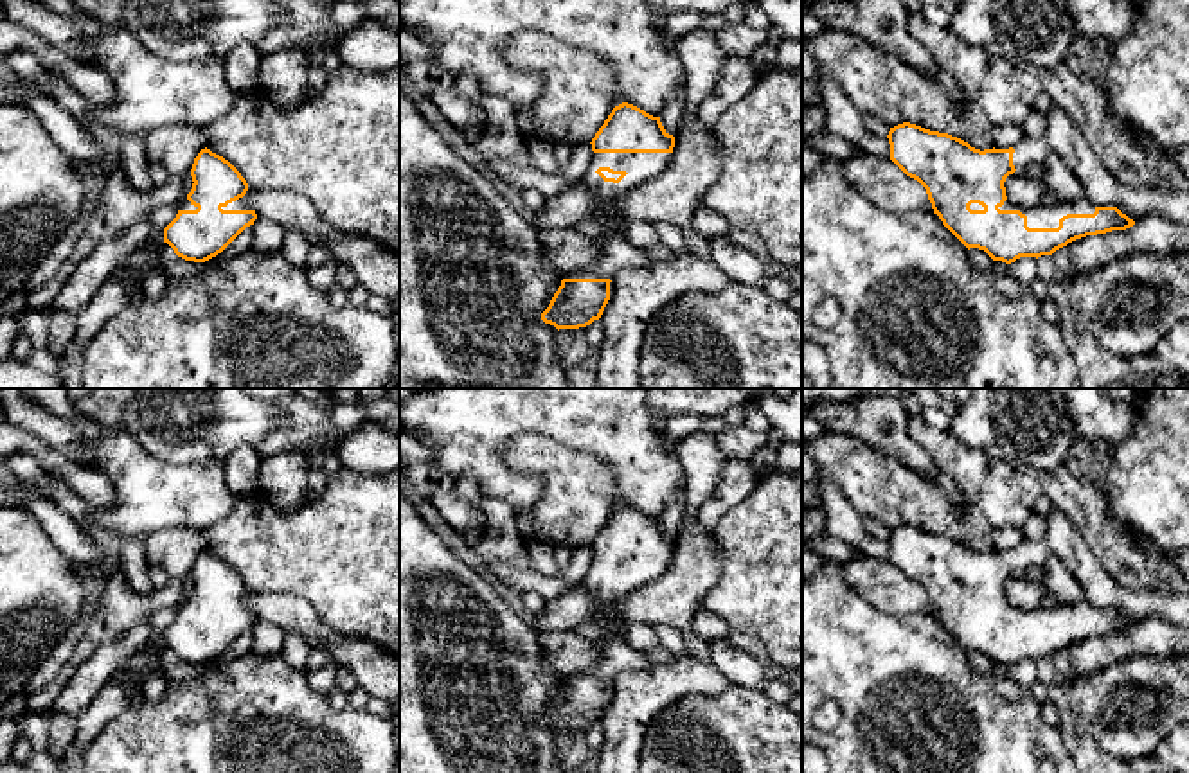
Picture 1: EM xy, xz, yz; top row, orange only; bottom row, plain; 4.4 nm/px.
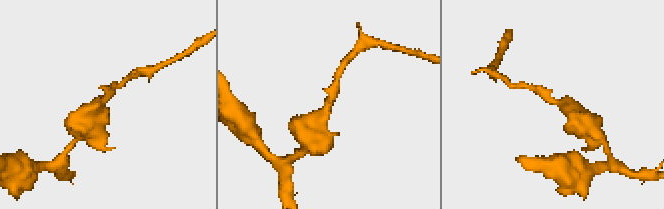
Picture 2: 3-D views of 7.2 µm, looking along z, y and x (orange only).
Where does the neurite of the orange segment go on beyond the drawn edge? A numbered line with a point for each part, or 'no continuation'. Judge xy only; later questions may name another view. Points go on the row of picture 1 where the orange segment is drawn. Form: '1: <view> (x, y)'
1: xy (243, 204)

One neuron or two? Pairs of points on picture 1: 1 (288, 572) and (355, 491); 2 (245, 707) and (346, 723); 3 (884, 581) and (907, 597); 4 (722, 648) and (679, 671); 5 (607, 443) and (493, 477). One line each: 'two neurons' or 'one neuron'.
1: one neuron
2: one neuron
3: one neuron
4: two neurons
5: one neuron

